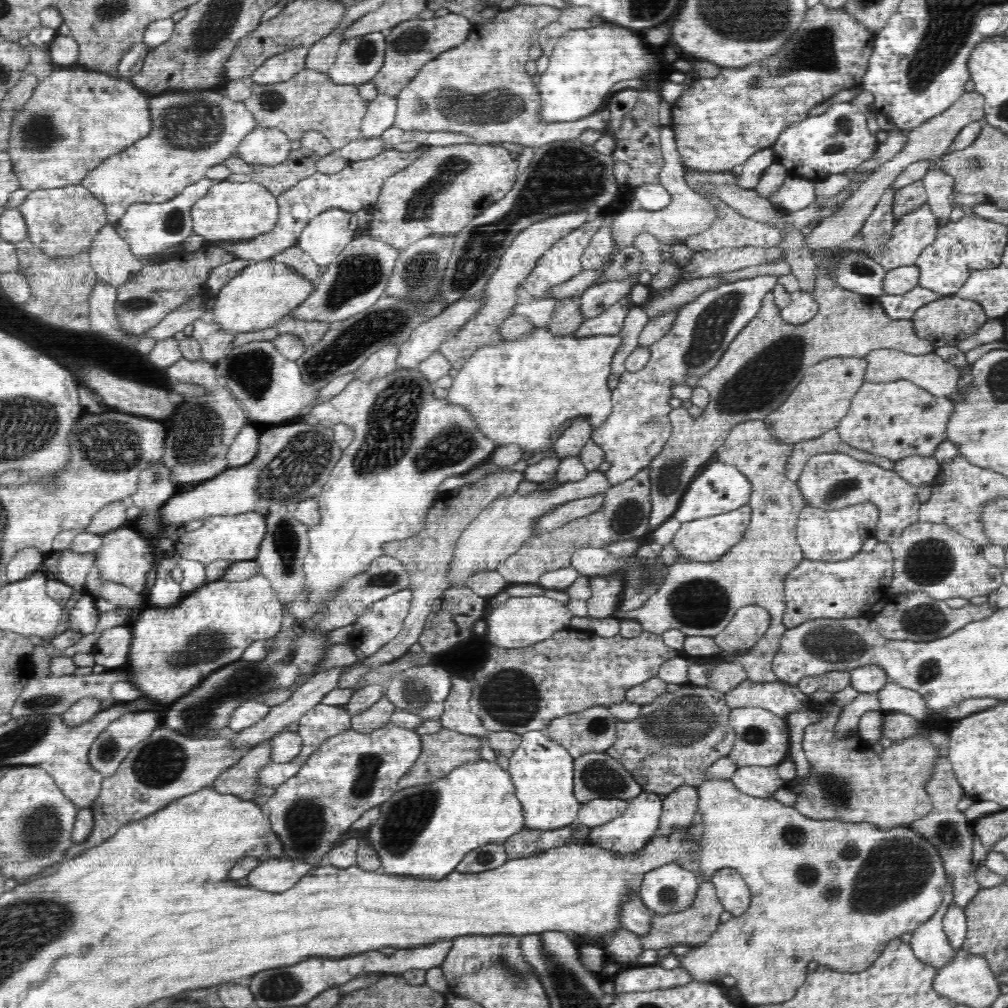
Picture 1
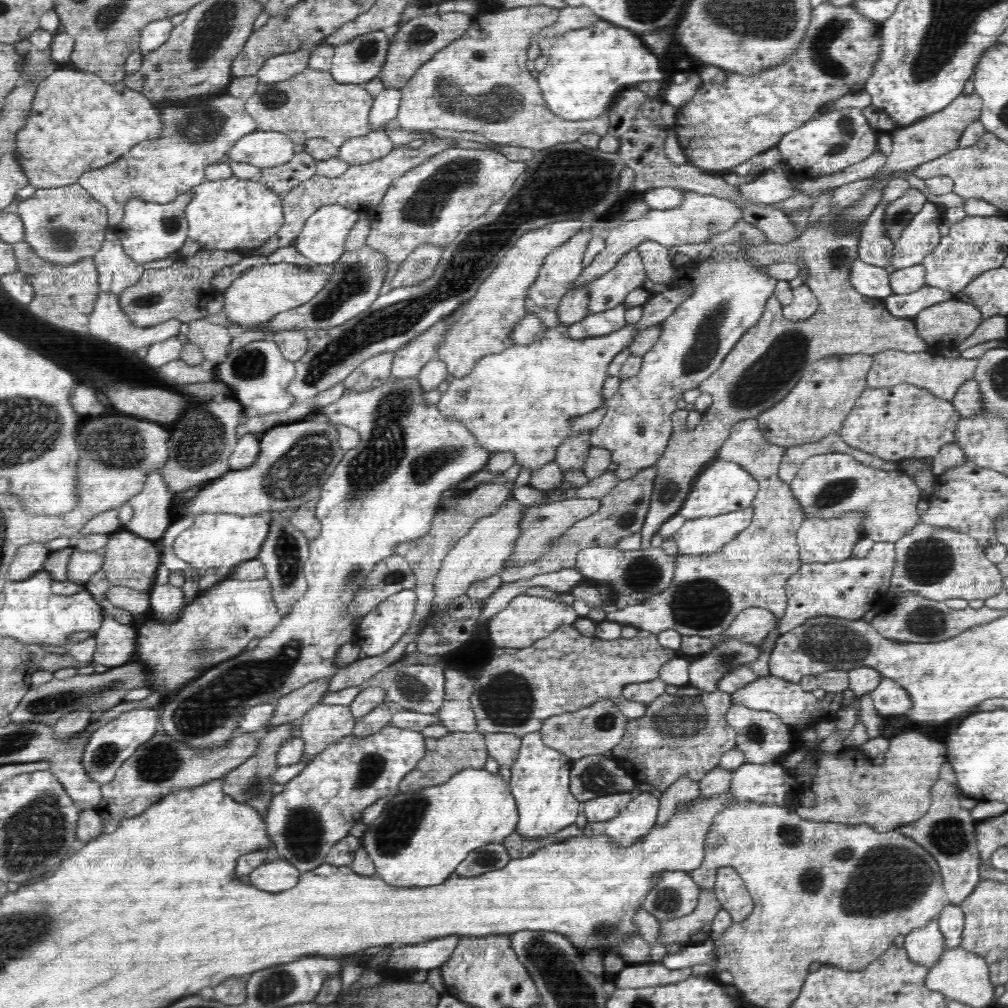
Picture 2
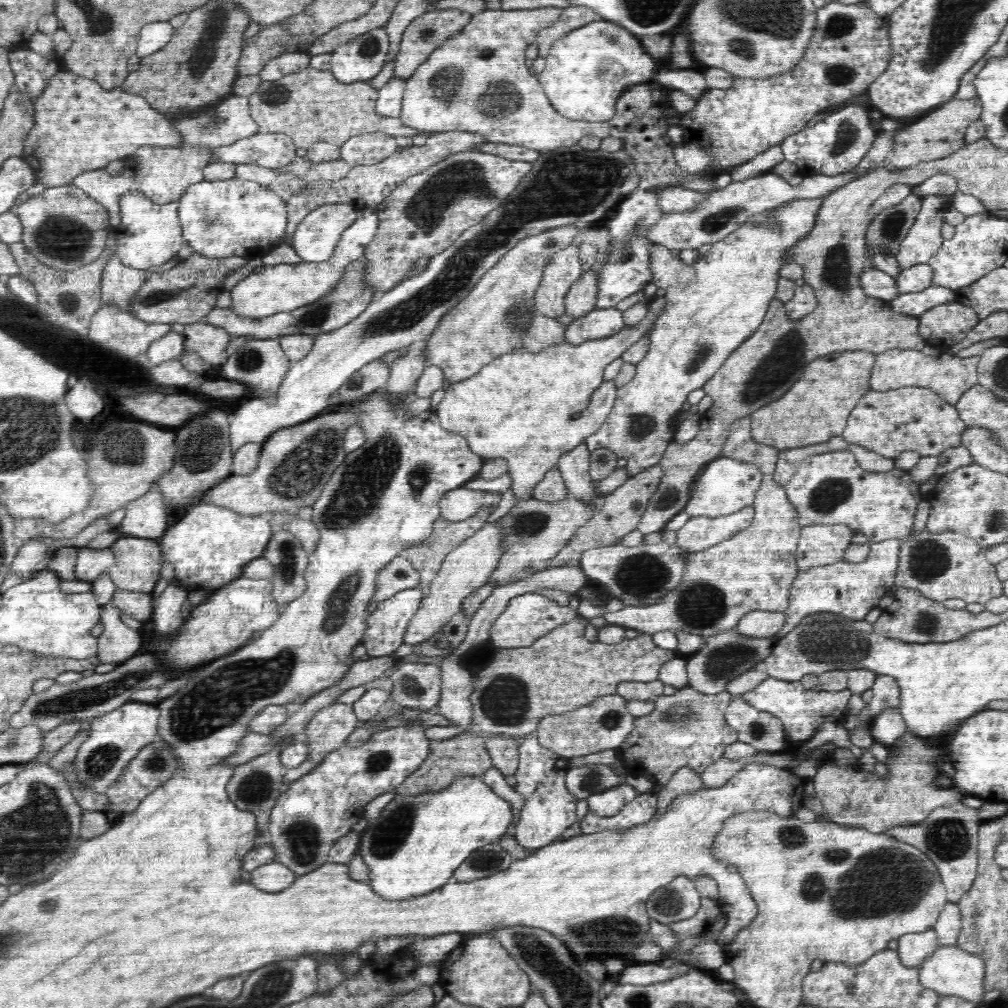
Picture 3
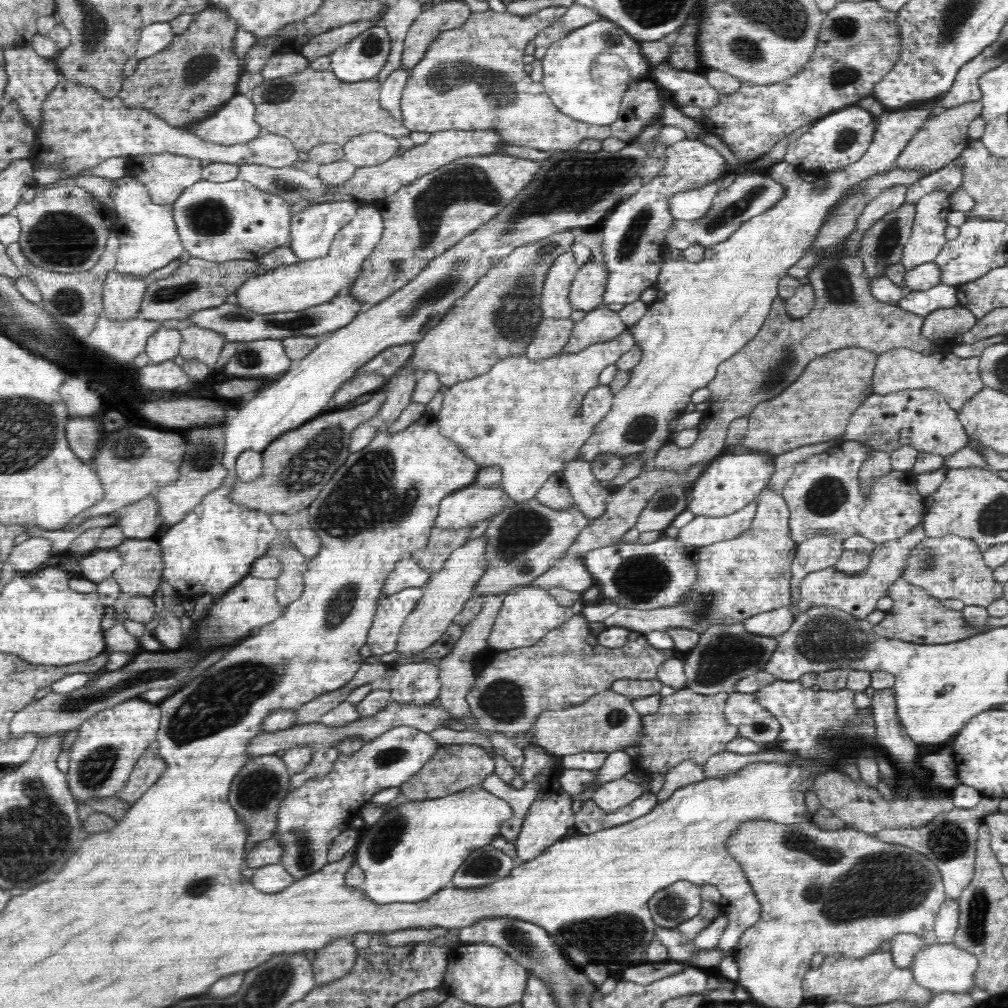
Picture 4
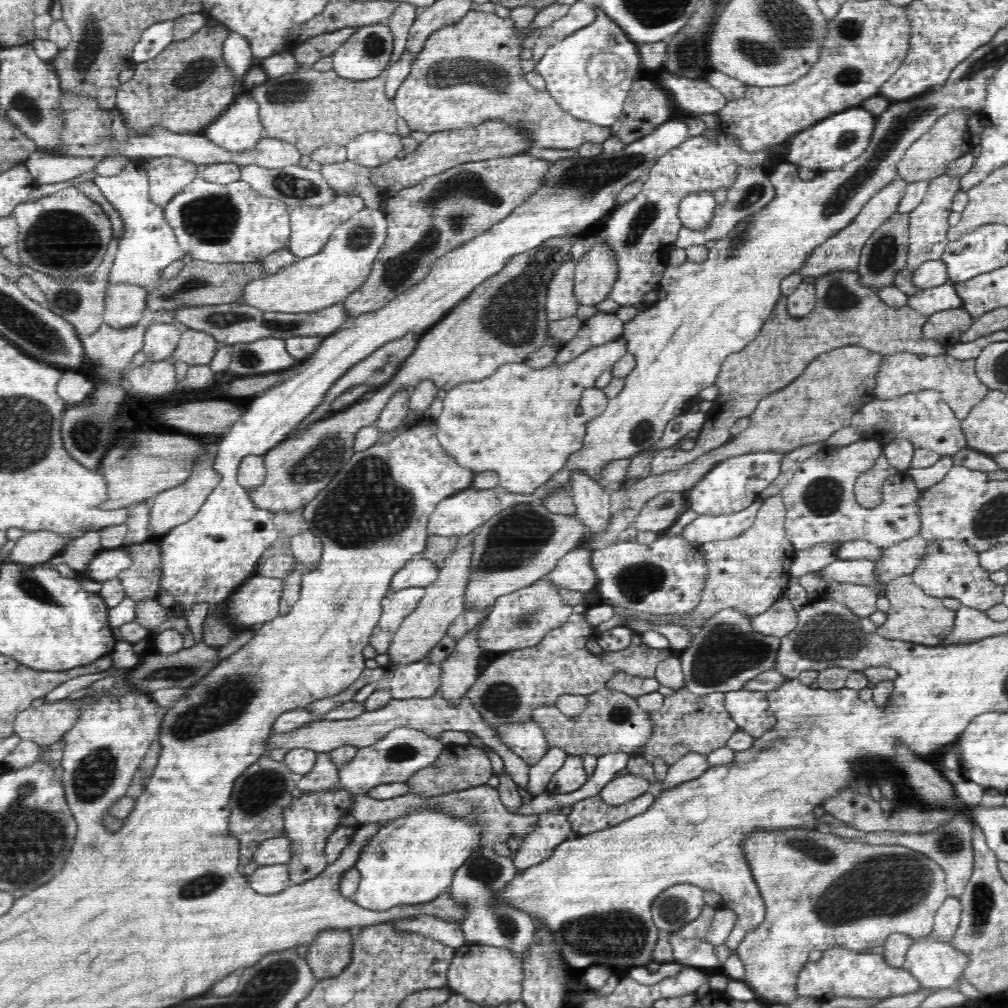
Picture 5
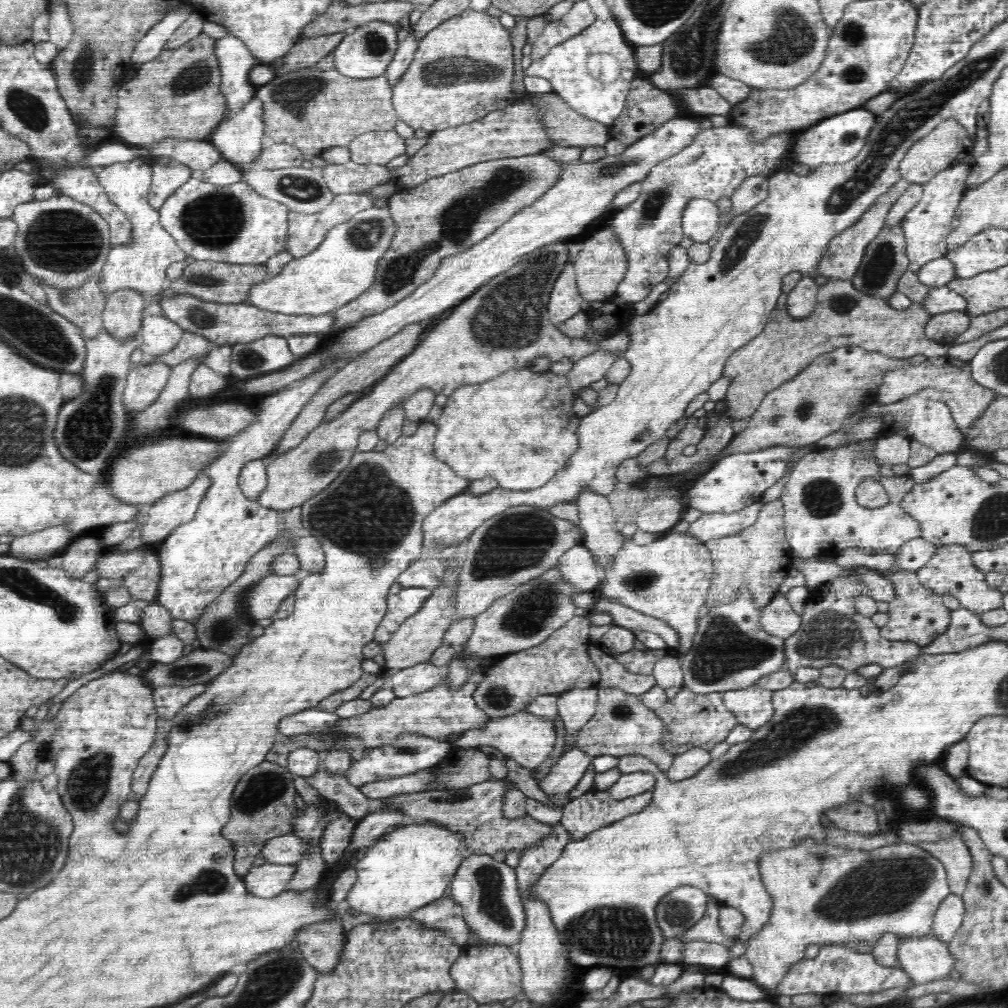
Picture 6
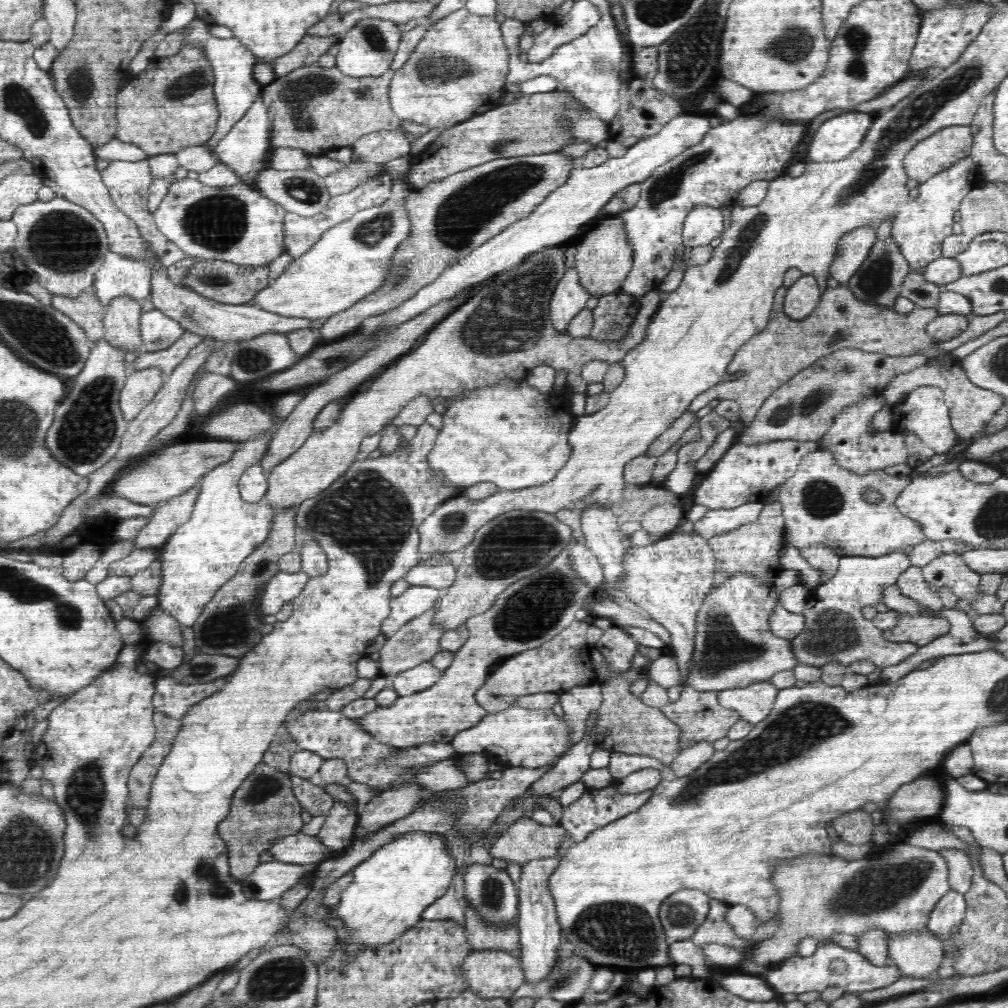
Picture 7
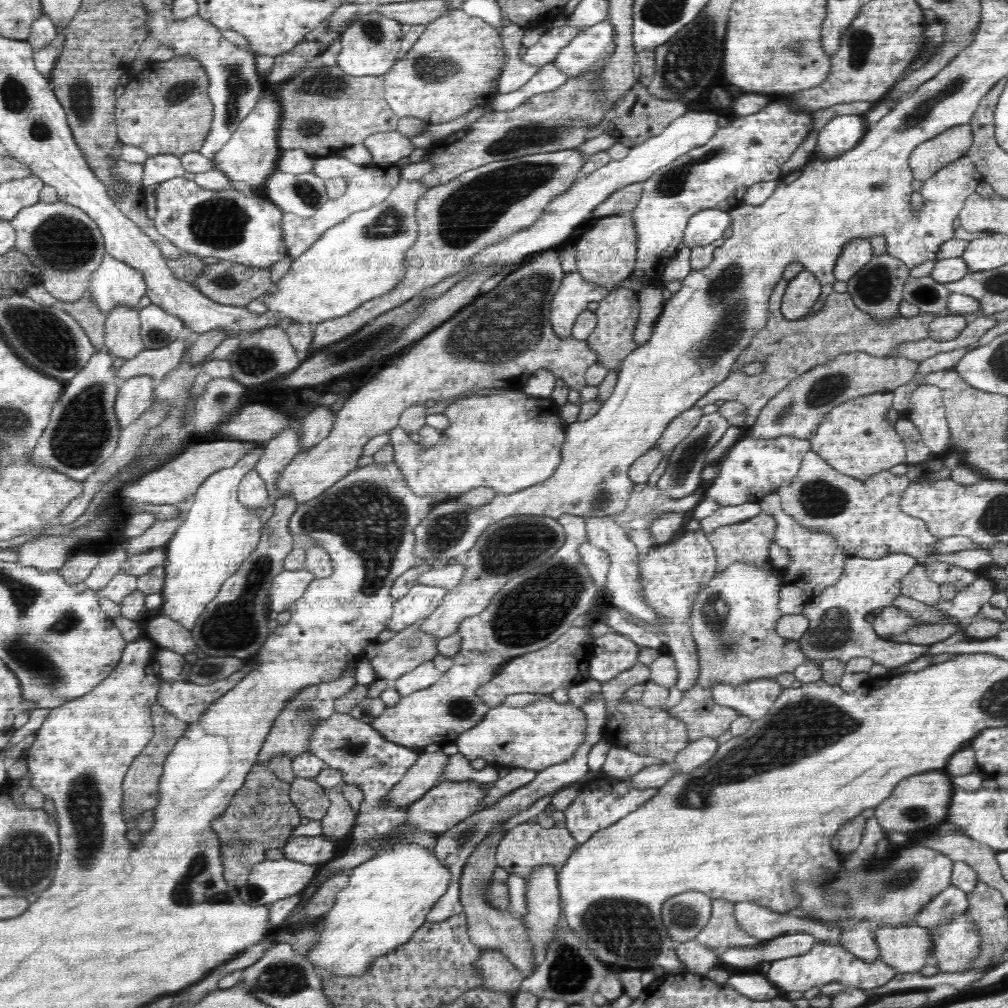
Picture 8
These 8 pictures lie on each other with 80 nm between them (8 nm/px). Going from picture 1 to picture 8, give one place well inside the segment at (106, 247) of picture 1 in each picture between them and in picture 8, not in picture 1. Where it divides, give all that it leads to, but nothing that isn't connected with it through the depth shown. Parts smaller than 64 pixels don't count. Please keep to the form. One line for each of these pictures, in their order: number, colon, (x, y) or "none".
2: (117, 271)
3: (119, 285)
4: (122, 294)
5: (124, 303)
6: (123, 313)
7: (121, 323)
8: (122, 338)

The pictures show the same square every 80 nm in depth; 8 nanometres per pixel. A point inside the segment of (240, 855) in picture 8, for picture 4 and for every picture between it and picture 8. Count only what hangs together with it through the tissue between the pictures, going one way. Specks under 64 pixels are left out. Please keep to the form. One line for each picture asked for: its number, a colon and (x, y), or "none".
4: (255, 794)
5: (260, 795)
6: (262, 807)
7: (263, 809)

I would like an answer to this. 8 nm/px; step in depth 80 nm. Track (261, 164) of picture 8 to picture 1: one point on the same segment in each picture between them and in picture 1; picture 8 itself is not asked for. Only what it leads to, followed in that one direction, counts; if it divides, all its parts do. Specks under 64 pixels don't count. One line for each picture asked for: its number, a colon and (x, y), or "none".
1: (191, 131)
2: (197, 133)
3: (163, 174)
4: (234, 123)
5: (238, 128)
6: (239, 140)
7: (245, 149)

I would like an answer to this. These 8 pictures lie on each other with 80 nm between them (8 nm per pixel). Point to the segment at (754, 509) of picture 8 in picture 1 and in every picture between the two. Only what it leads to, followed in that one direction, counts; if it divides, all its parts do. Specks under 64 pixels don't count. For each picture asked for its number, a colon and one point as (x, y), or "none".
1: (705, 539)
2: (702, 536)
3: (700, 533)
4: (703, 531)
5: (706, 528)
6: (714, 525)
7: (714, 522)

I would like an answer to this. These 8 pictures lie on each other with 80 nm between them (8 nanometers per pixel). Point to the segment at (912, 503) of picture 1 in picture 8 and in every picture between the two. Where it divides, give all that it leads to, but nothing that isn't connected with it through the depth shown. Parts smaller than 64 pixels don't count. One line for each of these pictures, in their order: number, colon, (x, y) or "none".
2: (830, 485)
3: (831, 488)
4: (823, 495)
5: (820, 500)
6: (821, 513)
7: (822, 503)
8: (865, 516)

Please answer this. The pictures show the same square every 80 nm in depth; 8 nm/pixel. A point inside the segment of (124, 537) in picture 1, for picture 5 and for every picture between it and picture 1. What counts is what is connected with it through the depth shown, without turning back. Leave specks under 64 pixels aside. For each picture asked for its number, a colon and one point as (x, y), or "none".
2: (130, 561)
3: (137, 562)
4: (140, 575)
5: (142, 581)

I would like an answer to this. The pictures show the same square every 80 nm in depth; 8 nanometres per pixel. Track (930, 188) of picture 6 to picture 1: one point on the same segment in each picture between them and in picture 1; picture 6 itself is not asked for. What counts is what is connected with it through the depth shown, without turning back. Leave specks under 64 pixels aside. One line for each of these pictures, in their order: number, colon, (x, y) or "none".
1: (917, 230)
2: (919, 239)
3: (924, 238)
4: (927, 239)
5: (928, 223)

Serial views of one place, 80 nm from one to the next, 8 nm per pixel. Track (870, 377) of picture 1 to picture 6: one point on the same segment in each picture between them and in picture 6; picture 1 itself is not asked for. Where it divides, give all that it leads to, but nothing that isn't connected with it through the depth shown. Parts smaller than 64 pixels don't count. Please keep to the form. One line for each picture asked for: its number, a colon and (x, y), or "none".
2: (941, 375)
3: (950, 376)
4: (957, 379)
5: (901, 372)
6: (967, 400)

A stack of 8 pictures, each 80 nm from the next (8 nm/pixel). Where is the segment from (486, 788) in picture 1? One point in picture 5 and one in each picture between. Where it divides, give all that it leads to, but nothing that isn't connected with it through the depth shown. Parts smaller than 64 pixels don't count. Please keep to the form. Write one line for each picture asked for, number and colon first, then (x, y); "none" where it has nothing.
2: (420, 838)
3: (413, 847)
4: (412, 852)
5: (411, 860)

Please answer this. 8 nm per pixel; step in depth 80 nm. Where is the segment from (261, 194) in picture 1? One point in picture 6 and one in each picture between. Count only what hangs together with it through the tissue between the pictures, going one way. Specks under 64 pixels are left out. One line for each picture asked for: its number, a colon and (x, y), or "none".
2: (232, 214)
3: (221, 218)
4: (234, 220)
5: (218, 223)
6: (233, 224)

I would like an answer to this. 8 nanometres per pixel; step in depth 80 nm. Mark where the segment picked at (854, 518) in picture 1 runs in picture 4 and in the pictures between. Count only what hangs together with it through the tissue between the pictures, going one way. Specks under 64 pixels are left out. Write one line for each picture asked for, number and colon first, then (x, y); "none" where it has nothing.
2: (823, 540)
3: (820, 544)
4: (823, 551)

